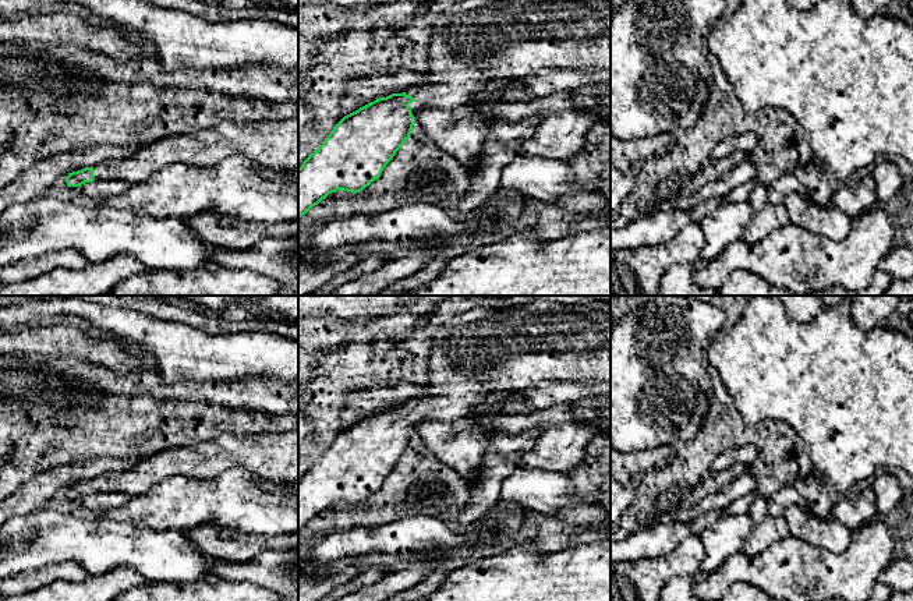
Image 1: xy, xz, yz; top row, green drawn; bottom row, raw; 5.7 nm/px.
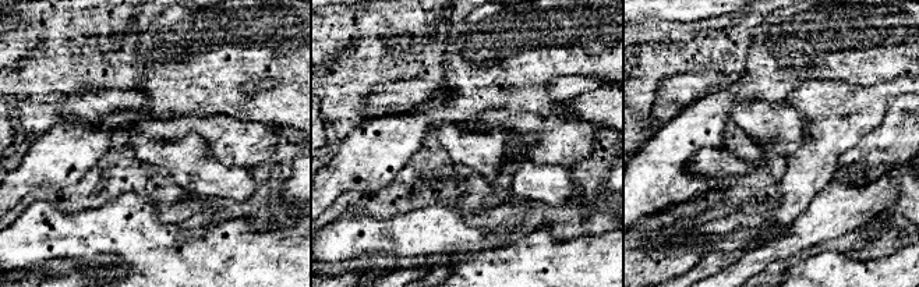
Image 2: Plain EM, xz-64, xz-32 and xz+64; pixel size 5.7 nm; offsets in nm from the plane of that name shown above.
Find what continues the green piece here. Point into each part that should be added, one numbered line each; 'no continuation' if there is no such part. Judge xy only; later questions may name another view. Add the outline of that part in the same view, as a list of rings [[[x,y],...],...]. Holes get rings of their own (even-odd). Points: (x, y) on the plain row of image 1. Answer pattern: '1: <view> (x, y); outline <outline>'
1: xy (272, 455); outline [[[298,431],[261,434],[220,434],[216,438],[192,446],[174,446],[139,459],[123,471],[109,471],[93,478],[93,492],[125,492],[144,496],[164,478],[187,476],[195,480],[210,480],[234,466],[252,467],[256,474],[270,481],[298,481]]]

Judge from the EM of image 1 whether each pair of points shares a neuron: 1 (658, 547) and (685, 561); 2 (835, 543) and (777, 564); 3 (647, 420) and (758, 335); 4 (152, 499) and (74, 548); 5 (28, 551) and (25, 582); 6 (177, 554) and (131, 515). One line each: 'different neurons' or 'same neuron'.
1: different neurons
2: different neurons
3: different neurons
4: different neurons
5: different neurons
6: different neurons

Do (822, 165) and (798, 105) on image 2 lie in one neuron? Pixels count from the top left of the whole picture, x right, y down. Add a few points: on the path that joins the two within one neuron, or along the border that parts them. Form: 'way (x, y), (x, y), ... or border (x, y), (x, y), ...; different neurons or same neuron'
way (824, 145), (829, 141), (829, 119), (817, 107); same neuron

